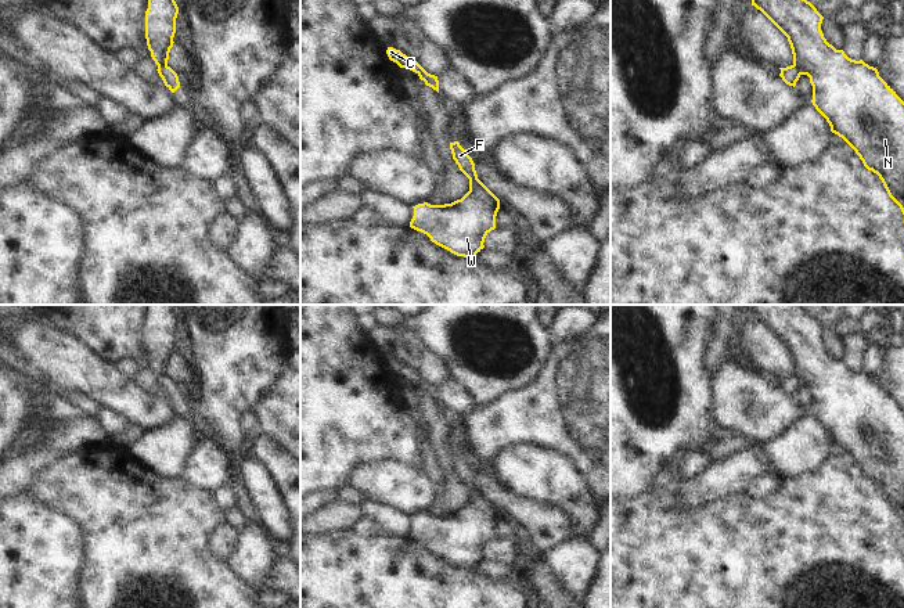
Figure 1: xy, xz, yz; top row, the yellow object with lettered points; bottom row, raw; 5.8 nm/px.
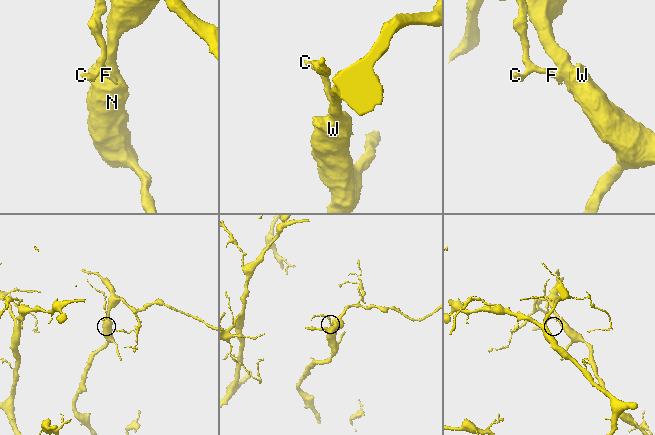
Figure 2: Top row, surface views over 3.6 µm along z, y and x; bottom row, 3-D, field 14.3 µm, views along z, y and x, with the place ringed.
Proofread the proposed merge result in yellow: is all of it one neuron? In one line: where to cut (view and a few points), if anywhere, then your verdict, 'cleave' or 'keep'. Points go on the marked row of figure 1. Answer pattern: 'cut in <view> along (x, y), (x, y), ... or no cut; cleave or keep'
cut in yz along (793, 64), (802, 74); cleave

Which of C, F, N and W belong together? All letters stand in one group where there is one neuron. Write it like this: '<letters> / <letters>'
C F / N W

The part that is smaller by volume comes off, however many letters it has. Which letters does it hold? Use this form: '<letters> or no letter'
C, F.

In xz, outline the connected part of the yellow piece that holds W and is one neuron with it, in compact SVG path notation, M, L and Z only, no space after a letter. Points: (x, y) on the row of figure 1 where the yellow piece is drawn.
M469 180L469 191L451 204L418 204L410 227L457 256L475 259L486 235L496 229L500 199L480 181Z

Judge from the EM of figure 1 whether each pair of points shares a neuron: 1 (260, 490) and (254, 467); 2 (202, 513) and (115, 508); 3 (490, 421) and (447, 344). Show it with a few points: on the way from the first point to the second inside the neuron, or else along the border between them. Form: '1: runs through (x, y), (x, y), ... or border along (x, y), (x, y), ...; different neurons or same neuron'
1: runs through (260, 485), (255, 472); same neuron
2: runs through (180, 518), (146, 520), (137, 514); same neuron
3: border along (511, 391), (481, 407); different neurons

